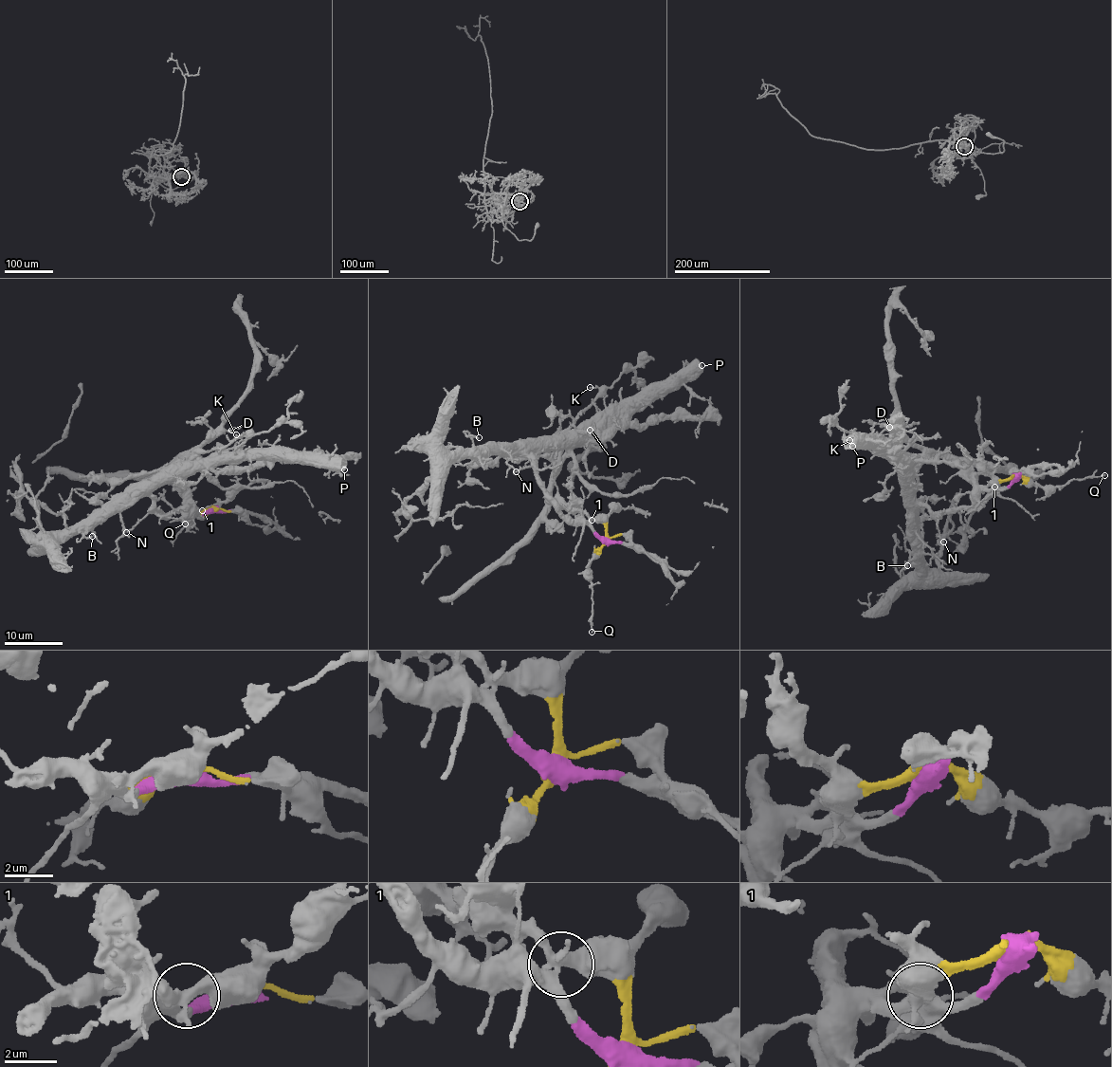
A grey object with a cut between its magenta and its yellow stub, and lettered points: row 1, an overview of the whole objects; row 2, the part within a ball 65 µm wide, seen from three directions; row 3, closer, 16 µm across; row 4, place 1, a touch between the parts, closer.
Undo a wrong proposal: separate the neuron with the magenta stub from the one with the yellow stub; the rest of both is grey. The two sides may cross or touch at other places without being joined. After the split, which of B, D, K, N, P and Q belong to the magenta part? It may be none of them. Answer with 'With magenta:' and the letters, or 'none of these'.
With magenta: B, N, P

